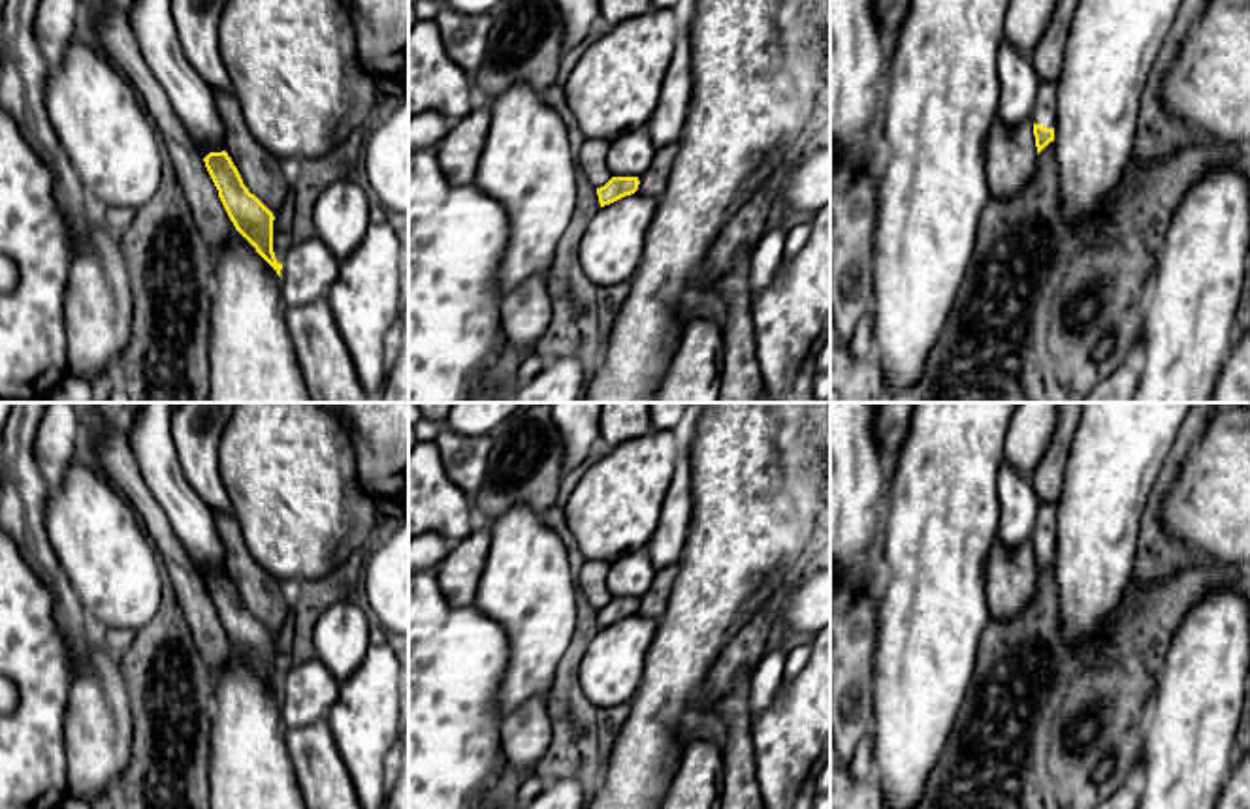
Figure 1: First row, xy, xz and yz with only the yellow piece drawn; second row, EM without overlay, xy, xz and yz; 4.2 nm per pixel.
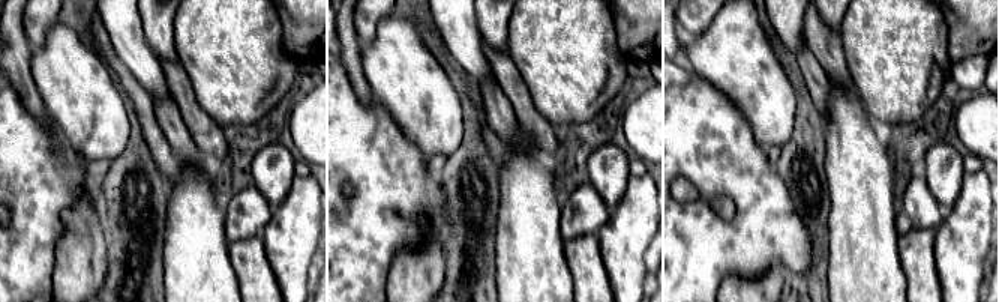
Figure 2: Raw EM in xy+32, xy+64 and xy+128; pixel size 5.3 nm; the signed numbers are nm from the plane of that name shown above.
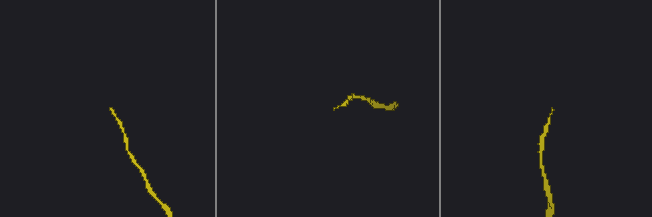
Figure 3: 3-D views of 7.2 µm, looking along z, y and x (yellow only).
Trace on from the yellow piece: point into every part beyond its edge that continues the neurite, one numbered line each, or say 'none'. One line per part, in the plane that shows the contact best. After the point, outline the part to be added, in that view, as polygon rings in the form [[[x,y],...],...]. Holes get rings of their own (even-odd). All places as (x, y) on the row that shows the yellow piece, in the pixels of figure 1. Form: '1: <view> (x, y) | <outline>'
1: yz (1043, 113) | [[[1056,81],[1041,83],[1035,96],[1035,107],[1030,117],[1035,124],[1045,128],[1056,126]]]

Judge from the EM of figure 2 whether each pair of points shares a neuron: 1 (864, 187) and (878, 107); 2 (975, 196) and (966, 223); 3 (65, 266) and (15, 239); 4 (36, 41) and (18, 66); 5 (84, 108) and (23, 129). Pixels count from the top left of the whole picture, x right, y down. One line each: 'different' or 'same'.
1: different
2: same
3: different
4: different
5: different

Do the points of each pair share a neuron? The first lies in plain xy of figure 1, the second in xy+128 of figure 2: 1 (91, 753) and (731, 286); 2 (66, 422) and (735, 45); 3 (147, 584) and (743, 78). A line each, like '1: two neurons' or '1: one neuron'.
1: one neuron
2: two neurons
3: one neuron

